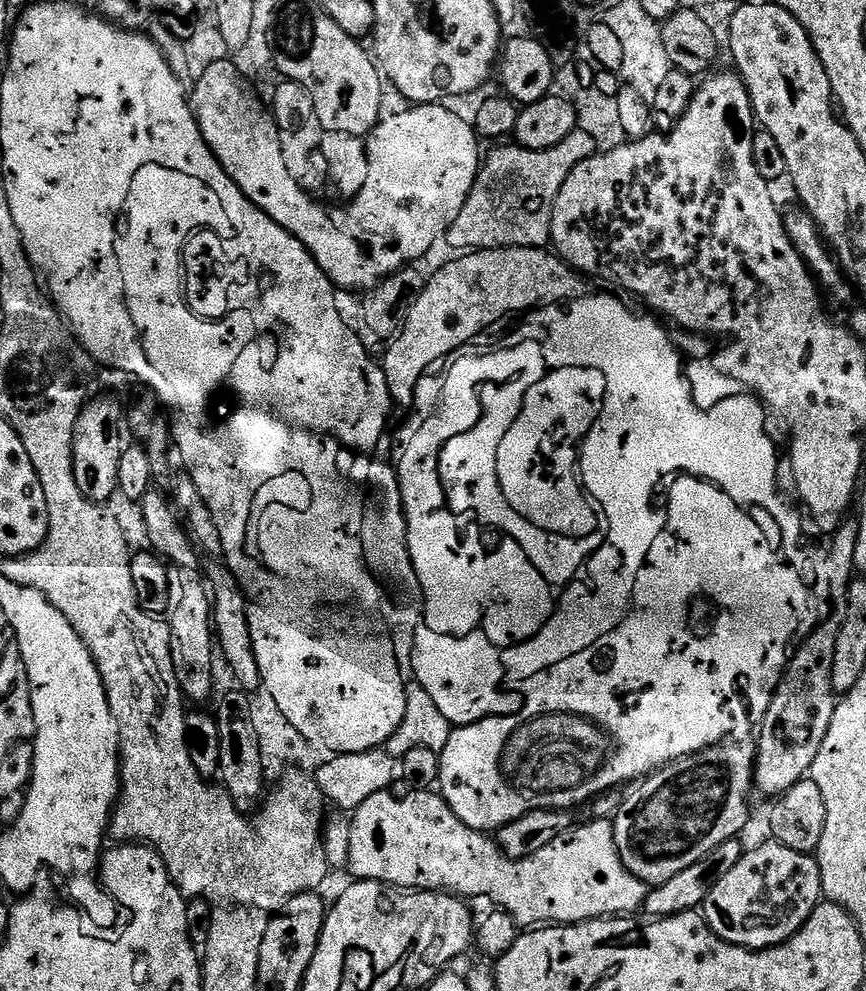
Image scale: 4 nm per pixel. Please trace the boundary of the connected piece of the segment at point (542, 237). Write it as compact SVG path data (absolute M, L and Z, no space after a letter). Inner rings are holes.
M575 130L556 148L532 150L519 146L496 148L480 165L474 186L446 240L456 250L481 248L543 248L552 238L554 202L562 182L586 158L596 155L598 143L585 130Z

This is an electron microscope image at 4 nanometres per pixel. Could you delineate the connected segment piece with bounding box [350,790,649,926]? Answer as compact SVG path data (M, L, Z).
M388 790L376 793L351 813L350 871L356 878L377 880L379 884L391 884L405 890L439 890L461 898L485 896L520 926L582 924L586 920L636 914L644 907L649 889L626 868L616 852L616 839L610 820L590 822L581 828L571 829L554 838L550 846L542 846L538 854L525 860L511 860L491 835L475 832L461 822L443 796L435 791L412 790L408 792L409 796L401 800L391 794Z

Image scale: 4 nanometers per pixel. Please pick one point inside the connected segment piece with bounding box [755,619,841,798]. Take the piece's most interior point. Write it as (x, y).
(796, 723)

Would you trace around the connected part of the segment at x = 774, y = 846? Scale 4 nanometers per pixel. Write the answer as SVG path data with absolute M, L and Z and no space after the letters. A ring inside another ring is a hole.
M767 842L761 848L745 851L744 856L710 890L706 902L702 905L704 921L712 927L726 942L737 944L743 948L773 948L784 940L789 940L795 932L810 918L816 905L821 903L824 887L820 877L820 867L807 852L795 852L775 842Z

